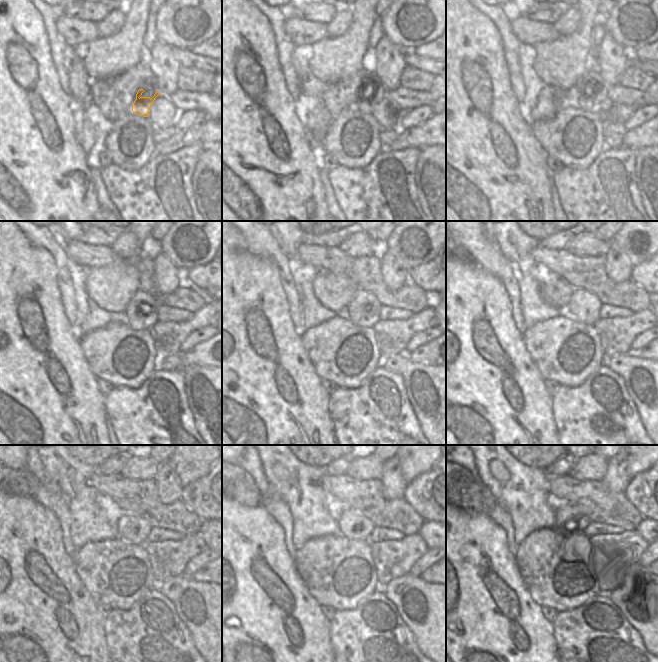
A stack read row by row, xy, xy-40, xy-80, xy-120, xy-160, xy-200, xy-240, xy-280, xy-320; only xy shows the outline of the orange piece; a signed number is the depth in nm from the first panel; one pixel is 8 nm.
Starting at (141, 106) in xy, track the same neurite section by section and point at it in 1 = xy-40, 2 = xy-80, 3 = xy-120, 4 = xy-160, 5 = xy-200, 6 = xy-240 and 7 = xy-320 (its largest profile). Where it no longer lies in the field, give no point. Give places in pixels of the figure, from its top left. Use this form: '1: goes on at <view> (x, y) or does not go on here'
1: goes on at xy-40 (365, 105)
2: goes on at xy-80 (599, 89)
3: goes on at xy-120 (138, 319)
4: goes on at xy-160 (363, 310)
5: goes on at xy-200 (583, 306)
6: goes on at xy-240 (131, 528)
7: goes on at xy-320 (574, 521)

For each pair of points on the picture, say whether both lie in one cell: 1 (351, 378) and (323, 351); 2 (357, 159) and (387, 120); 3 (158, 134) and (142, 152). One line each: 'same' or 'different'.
1: same
2: different
3: different

